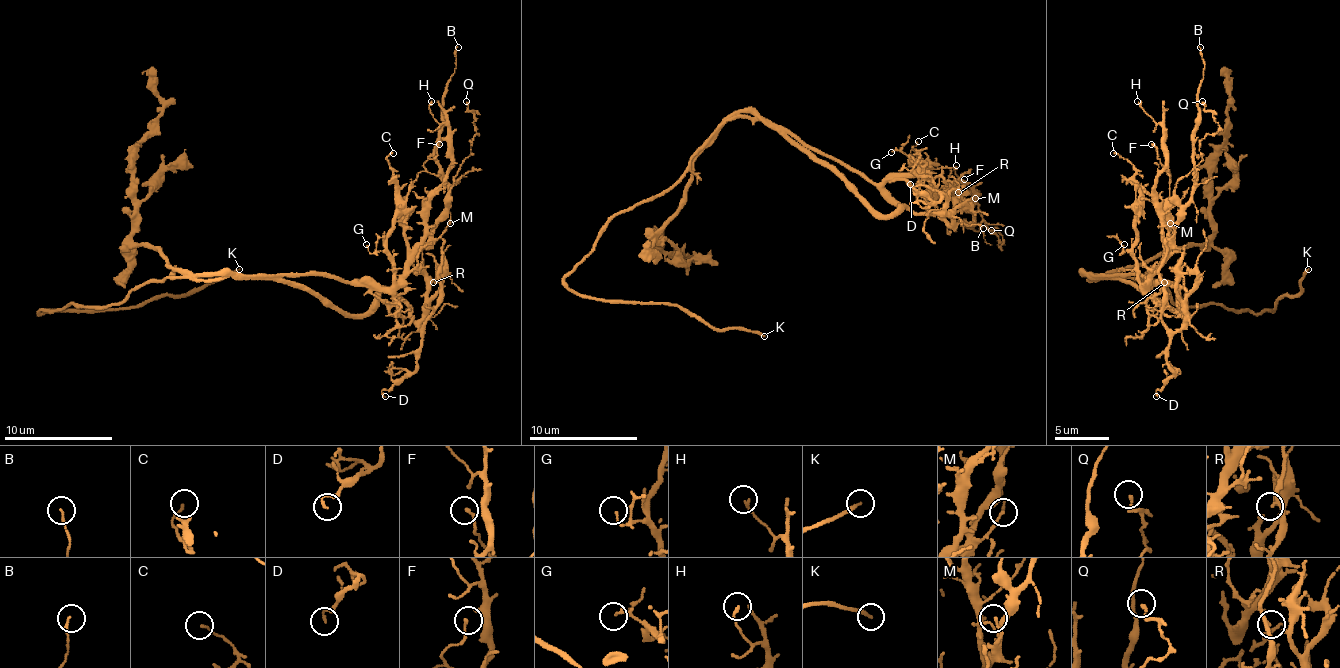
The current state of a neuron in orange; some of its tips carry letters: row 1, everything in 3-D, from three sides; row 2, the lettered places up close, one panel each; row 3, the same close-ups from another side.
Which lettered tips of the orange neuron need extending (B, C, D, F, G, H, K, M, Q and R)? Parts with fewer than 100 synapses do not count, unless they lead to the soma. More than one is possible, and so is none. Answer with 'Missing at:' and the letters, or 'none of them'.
Missing at: K

